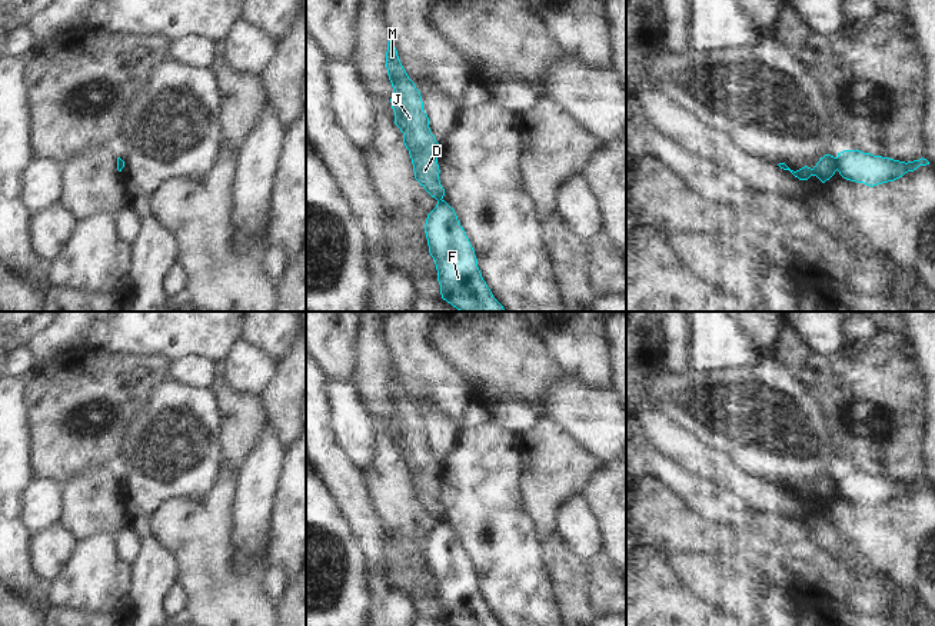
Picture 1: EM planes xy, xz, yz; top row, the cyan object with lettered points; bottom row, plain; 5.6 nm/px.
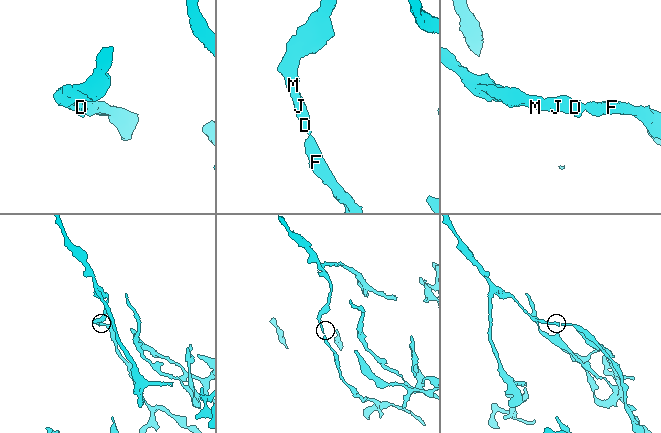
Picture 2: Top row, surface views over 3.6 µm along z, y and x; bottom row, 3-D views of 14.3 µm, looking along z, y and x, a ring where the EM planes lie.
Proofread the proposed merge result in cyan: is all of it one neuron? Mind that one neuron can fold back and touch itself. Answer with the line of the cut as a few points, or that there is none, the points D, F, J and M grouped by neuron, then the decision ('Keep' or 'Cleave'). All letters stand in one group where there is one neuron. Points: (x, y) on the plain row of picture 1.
Split along yz (835, 478), (837, 489). Groups: D J M / F. Cleave.

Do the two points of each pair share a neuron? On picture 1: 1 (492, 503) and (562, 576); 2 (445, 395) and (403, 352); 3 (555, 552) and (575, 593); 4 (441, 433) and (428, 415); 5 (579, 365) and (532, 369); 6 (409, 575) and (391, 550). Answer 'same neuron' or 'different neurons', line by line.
1: different neurons
2: same neuron
3: same neuron
4: same neuron
5: different neurons
6: same neuron

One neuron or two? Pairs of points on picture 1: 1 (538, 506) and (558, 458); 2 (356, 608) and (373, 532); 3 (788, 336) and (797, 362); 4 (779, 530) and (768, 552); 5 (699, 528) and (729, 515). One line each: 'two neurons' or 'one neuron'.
1: one neuron
2: two neurons
3: one neuron
4: one neuron
5: two neurons

